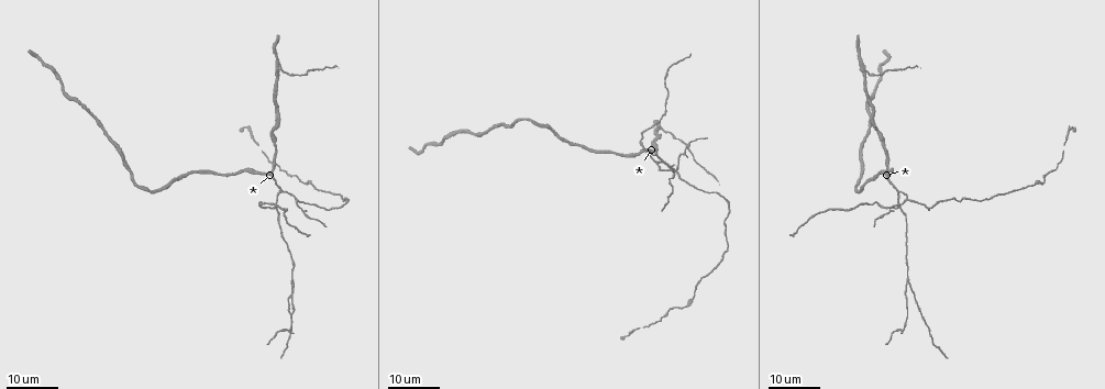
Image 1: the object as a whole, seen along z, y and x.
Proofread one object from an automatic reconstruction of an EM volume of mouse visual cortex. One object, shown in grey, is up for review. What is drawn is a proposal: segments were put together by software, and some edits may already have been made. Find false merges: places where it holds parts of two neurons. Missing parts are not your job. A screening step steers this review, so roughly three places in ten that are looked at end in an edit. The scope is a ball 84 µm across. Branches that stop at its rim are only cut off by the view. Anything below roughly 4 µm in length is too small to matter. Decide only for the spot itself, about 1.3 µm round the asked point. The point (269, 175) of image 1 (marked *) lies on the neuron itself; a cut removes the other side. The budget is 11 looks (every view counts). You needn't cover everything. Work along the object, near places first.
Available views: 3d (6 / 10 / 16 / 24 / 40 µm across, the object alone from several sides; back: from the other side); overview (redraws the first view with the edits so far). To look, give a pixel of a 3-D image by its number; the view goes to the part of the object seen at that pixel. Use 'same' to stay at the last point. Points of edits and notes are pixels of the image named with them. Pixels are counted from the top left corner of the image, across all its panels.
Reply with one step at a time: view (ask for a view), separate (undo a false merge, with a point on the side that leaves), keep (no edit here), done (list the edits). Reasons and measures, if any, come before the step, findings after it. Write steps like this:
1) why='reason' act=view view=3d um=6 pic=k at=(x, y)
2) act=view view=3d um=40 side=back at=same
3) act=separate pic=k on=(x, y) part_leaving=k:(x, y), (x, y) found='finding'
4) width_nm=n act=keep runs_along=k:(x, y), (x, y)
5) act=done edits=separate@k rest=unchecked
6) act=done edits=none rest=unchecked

act=view view=3d um=16 pic=1 at=(283, 71)

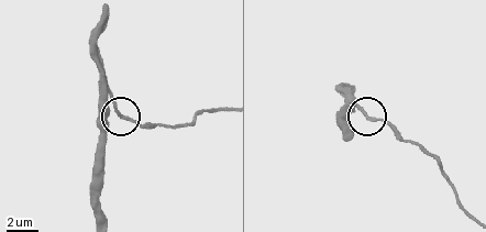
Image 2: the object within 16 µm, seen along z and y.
why='zoom in' act=view view=3d um=10 pic=2 at=(364, 111)

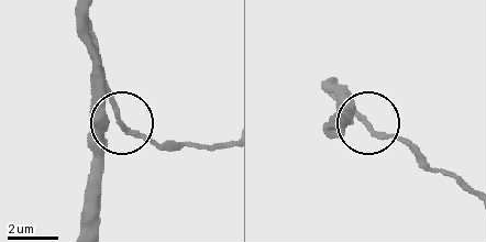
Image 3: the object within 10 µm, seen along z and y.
act=view view=3d um=10 side=back pic=3 at=(118, 119)

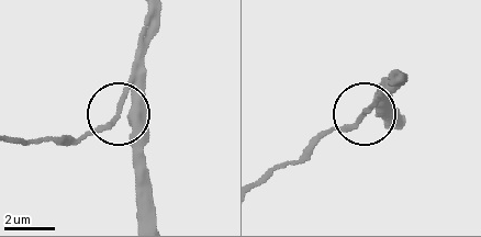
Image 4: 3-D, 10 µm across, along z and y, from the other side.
side_arm_um=7 act=keep found='all the same neuron'

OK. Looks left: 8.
why='three-way junction' act=view view=3d um=24 pic=1 at=(297, 200)

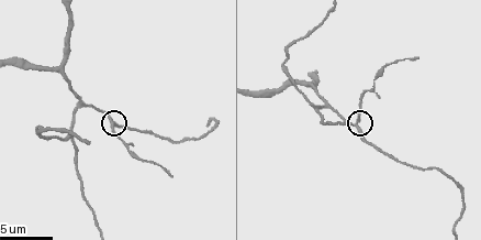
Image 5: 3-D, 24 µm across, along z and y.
act=view view=3d um=6 pic=5 at=(357, 126)

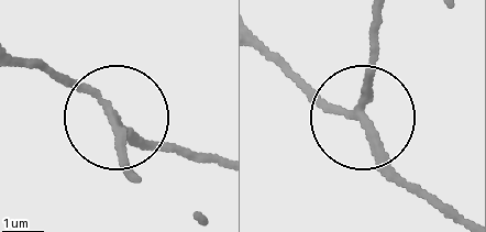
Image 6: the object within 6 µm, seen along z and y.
arms=3 act=separate pic=6 on=(120, 164) found='a second neuron is stuck on'

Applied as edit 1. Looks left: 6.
act=view view=overview

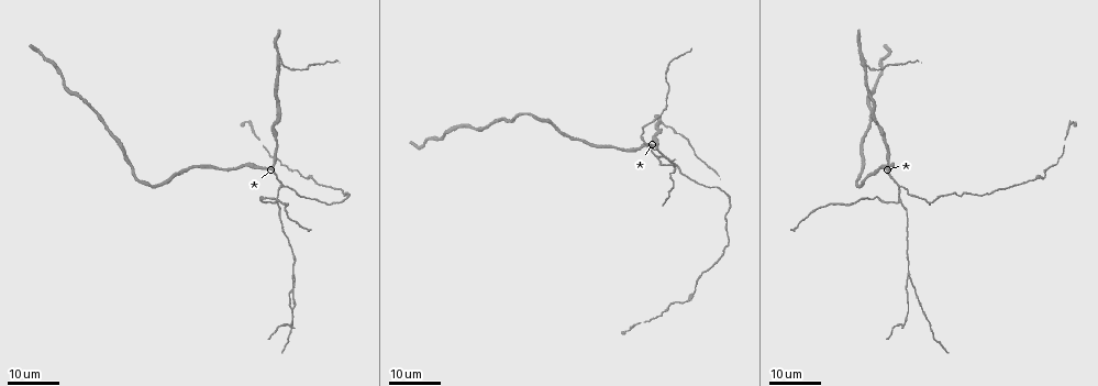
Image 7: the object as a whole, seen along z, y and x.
why='calibre changes' act=view view=3d um=16 pic=7 at=(670, 163)

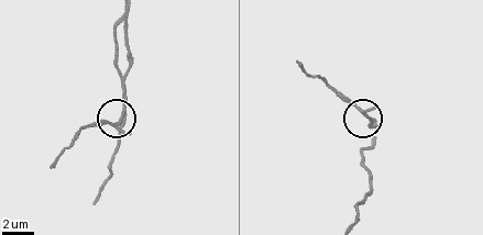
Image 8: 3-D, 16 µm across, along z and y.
act=view view=3d um=6 pic=8 at=(120, 117)

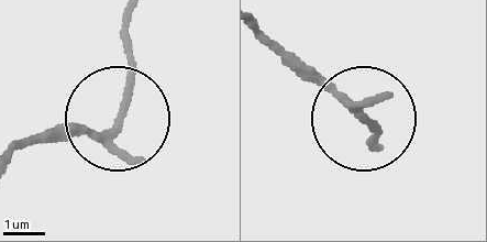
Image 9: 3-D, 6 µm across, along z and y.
act=keep runs_along=9:(130, 22), (122, 44), (133, 86), (119, 117), (21, 139) found='one neuron here'

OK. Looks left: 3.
why='side arm on a straight run' act=view view=3d um=16 pic=7 at=(291, 278)

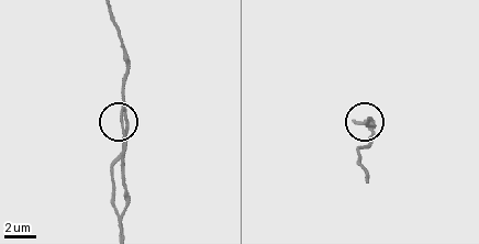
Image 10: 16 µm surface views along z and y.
act=view view=3d um=10 pic=10 at=(121, 122)

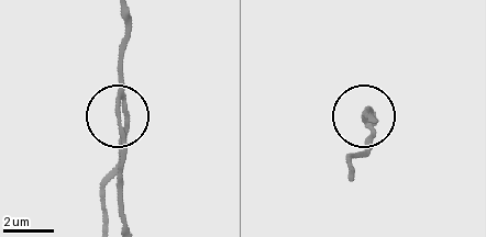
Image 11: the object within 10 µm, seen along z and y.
arms=3 act=keep runs_along=11:(122, 15), (120, 202) found='all the same neuron'

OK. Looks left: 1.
why='a narrow waist' act=view view=3d um=6 pic=5 at=(348, 122)

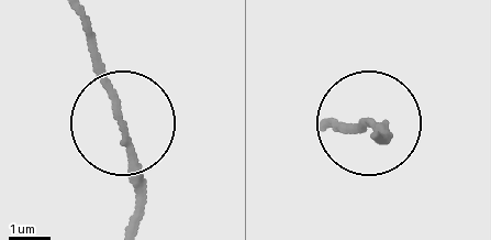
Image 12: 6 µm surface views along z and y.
act=keep runs_along=12:(82, 20), (127, 135), (138, 227) found='all the same neuron'

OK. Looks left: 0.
act=done edits=separate@6 rest=unchecked

